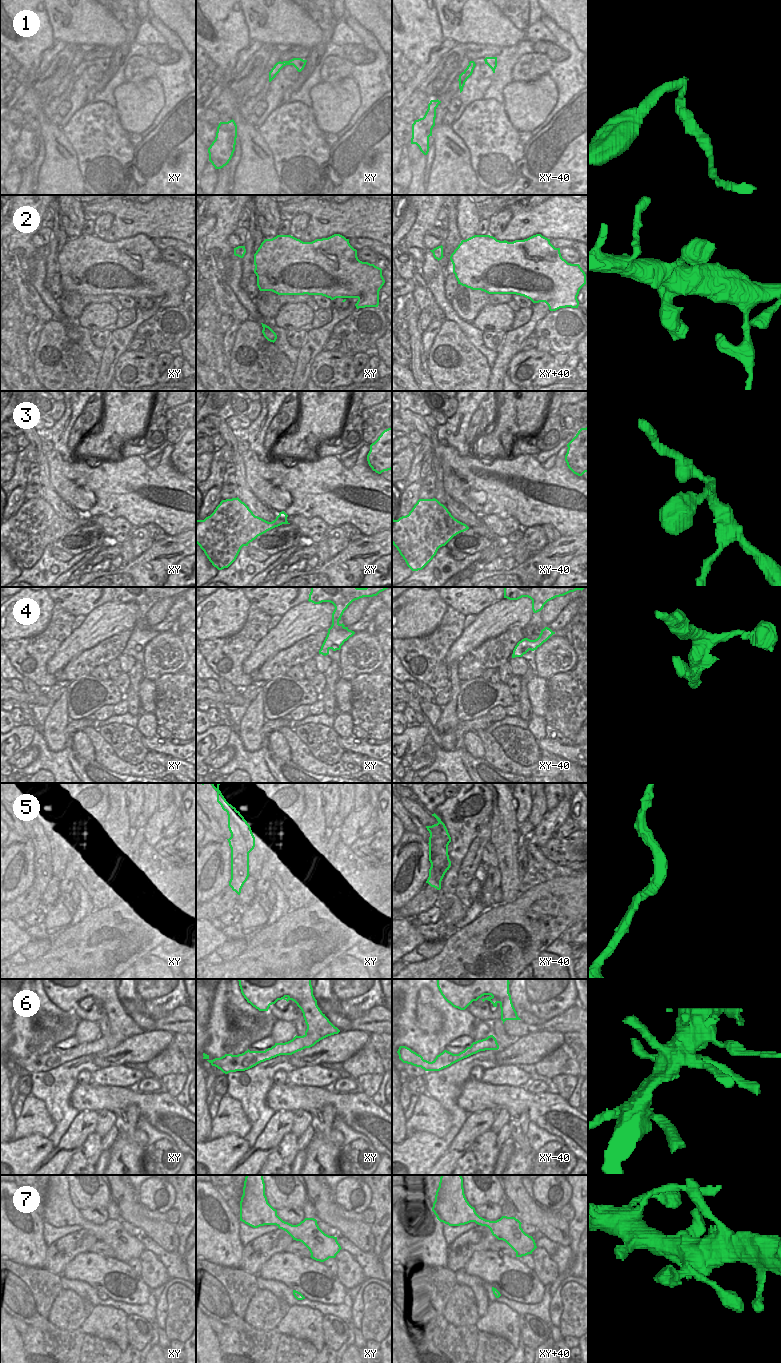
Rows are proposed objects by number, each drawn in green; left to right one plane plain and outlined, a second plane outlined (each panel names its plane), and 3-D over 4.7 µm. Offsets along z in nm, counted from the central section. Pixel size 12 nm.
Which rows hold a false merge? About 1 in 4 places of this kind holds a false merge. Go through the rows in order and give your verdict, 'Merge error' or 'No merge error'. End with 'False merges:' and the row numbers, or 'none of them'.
1: Merge error
2: No merge error
3: No merge error
4: Merge error
5: No merge error
6: No merge error
7: No merge error
False merges: 1, 4

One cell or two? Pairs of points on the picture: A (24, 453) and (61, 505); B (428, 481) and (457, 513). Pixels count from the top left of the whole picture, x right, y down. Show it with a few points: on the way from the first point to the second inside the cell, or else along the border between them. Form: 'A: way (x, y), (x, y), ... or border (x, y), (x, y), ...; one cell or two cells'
A: border (29, 442), (35, 449), (36, 460); two cells
B: border (431, 474), (434, 480), (434, 497); two cells

